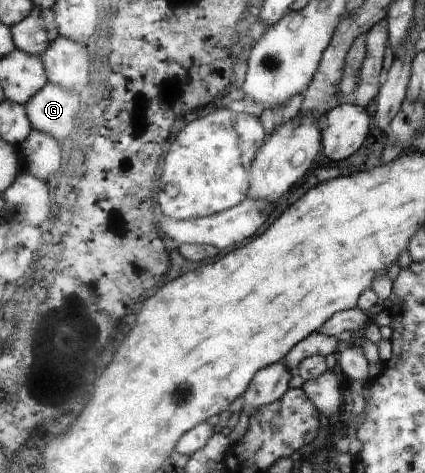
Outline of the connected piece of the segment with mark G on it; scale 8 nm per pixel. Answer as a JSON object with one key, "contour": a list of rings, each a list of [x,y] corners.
{"contour":[[[48,84],[25,105],[27,115],[34,130],[64,141],[82,105],[81,94],[66,90],[58,85]]]}

